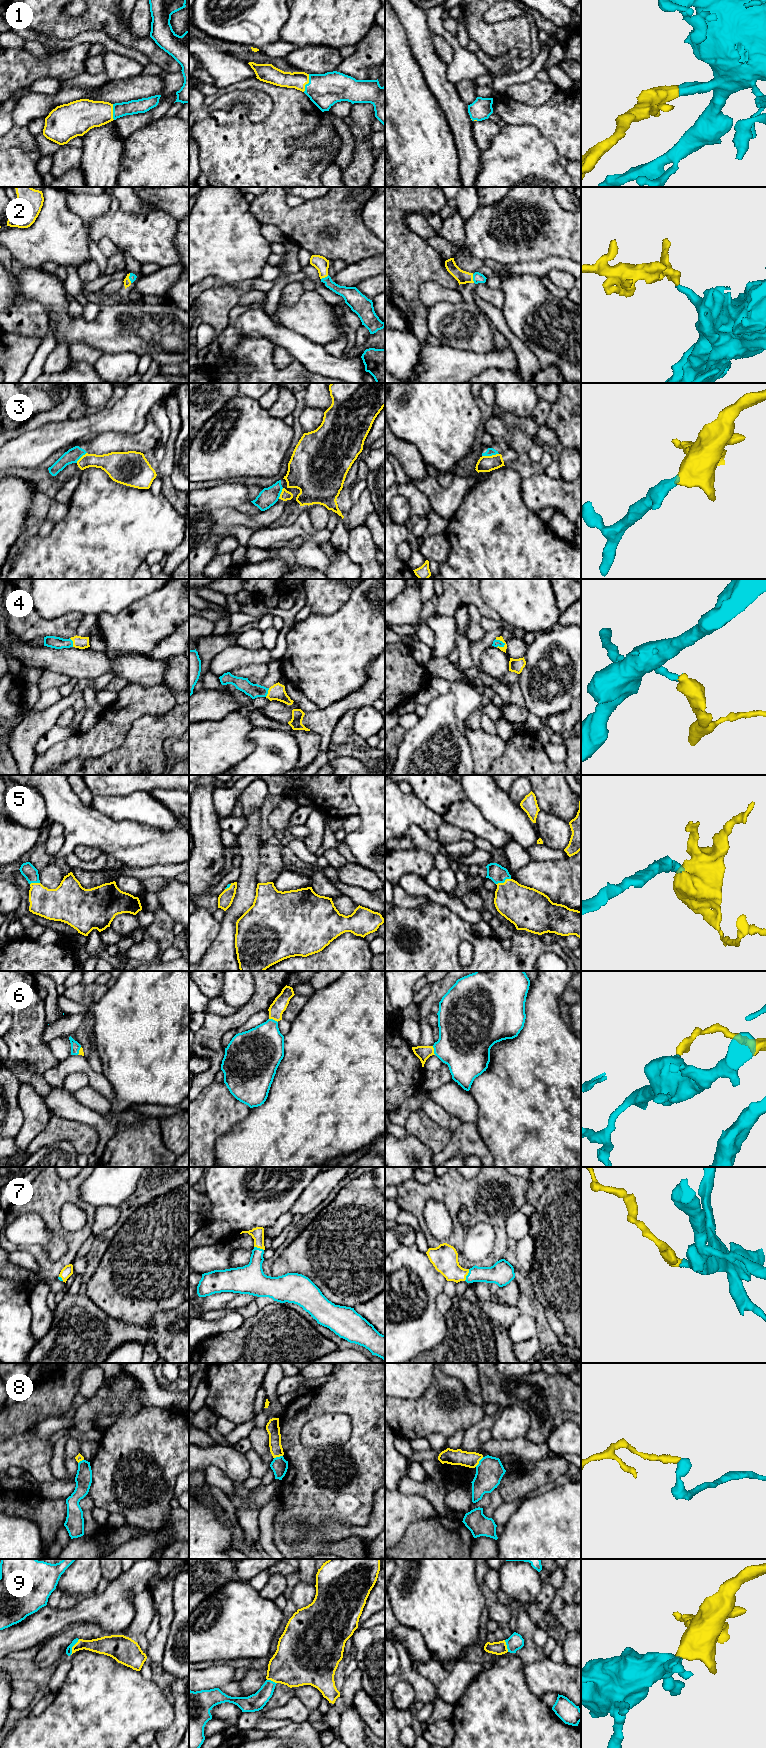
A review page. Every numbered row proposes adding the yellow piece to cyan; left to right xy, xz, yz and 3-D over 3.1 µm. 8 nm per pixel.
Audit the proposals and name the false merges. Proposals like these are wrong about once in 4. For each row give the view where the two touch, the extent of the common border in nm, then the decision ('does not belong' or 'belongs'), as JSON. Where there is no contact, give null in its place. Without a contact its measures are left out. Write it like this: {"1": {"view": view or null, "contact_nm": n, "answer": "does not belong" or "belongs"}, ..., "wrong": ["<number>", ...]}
{"1": {"view": "xz", "contact_nm": 150, "answer": "belongs"}, "2": {"view": "yz", "contact_nm": 70, "answer": "belongs"}, "3": {"view": "yz", "contact_nm": 140, "answer": "does not belong"}, "4": {"view": "yz", "contact_nm": 100, "answer": "belongs"}, "5": {"view": "yz", "contact_nm": 130, "answer": "belongs"}, "6": {"view": "xz", "contact_nm": 80, "answer": "belongs"}, "7": {"view": "yz", "contact_nm": 100, "answer": "belongs"}, "8": {"view": "yz", "contact_nm": 100, "answer": "does not belong"}, "9": {"view": "xy", "contact_nm": 150, "answer": "belongs"}, "wrong": ["3", "8"]}

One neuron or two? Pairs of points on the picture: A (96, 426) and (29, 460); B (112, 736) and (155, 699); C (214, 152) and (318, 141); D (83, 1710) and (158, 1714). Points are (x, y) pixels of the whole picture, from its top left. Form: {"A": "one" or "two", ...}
{"A": "one", "B": "one", "C": "two", "D": "one"}

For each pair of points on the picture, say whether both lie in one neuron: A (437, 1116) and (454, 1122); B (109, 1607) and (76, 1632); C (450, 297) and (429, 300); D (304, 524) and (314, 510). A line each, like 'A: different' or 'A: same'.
A: same
B: different
C: same
D: different

